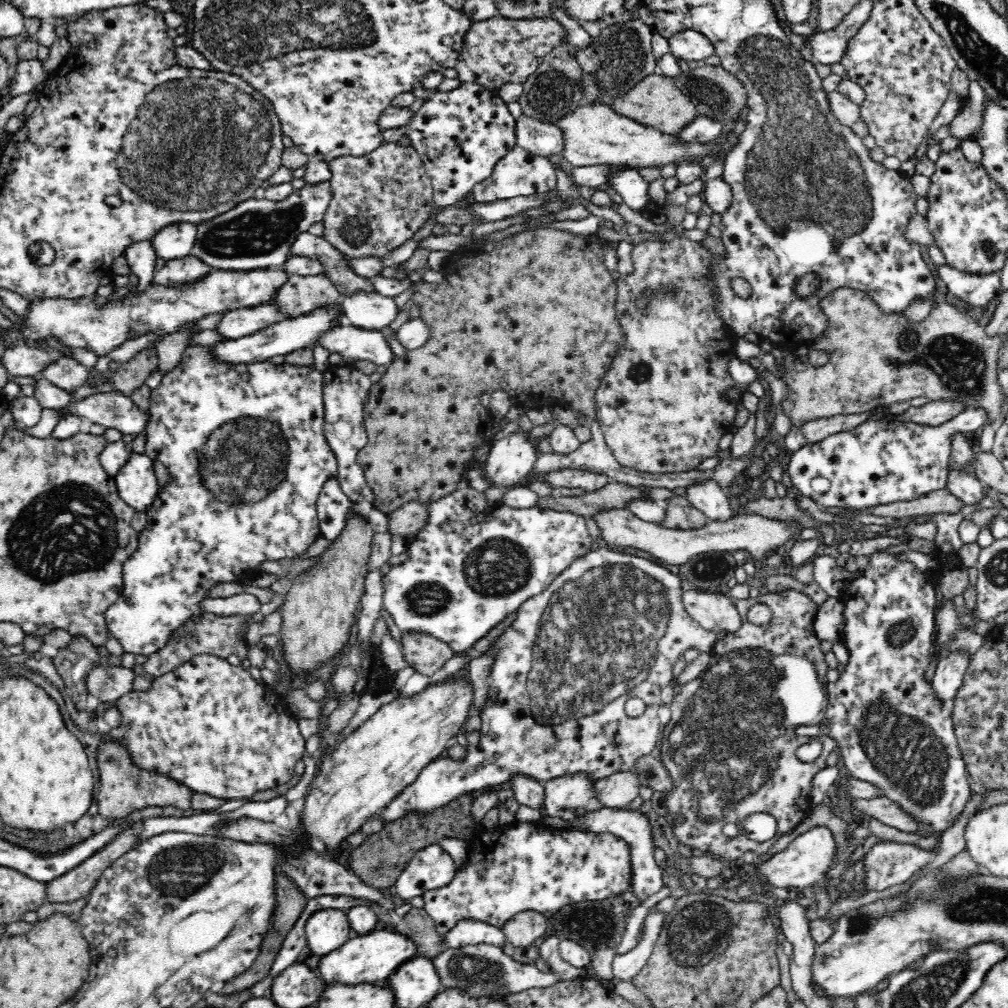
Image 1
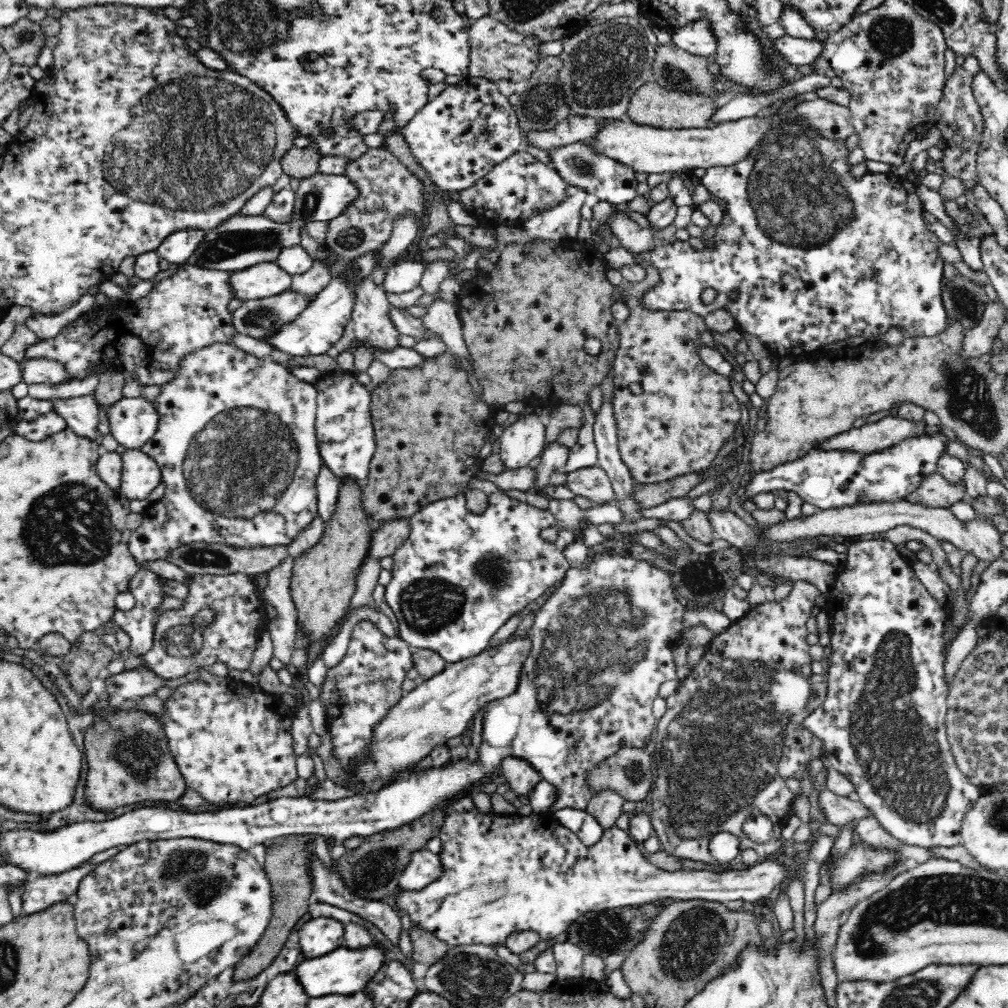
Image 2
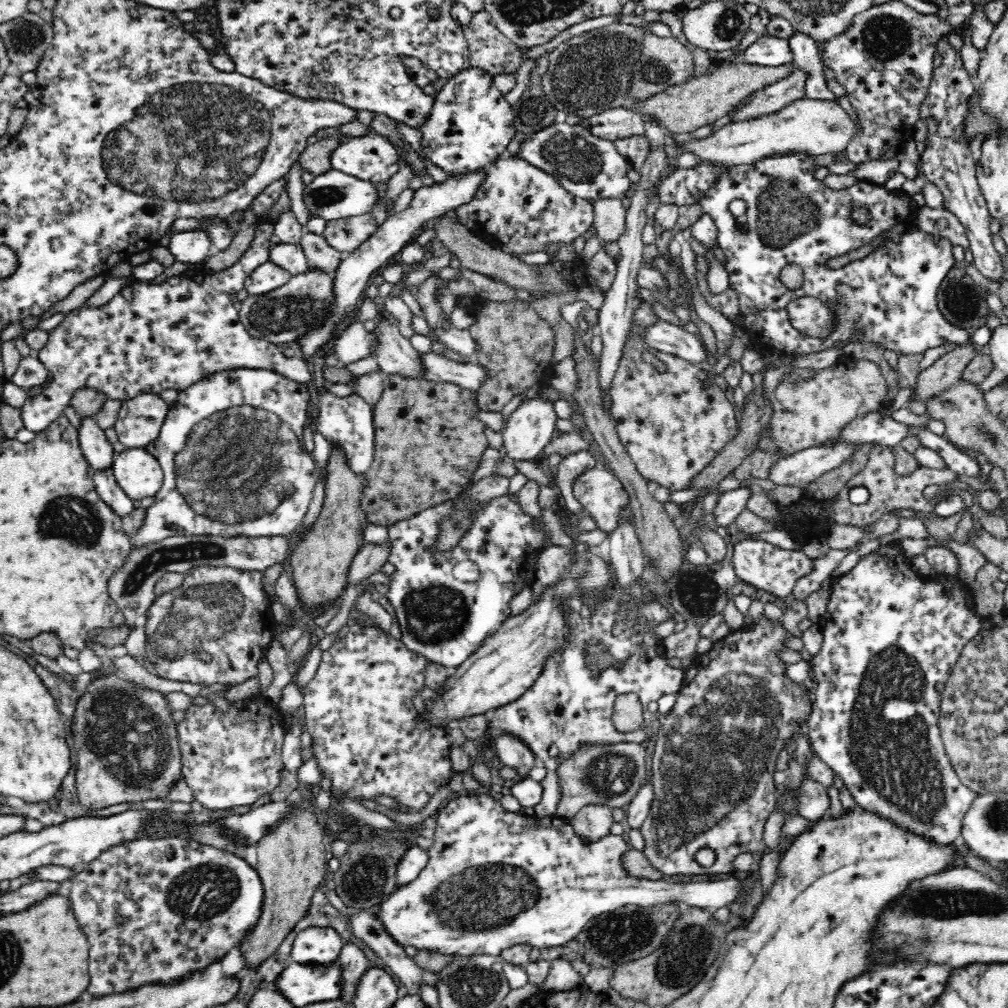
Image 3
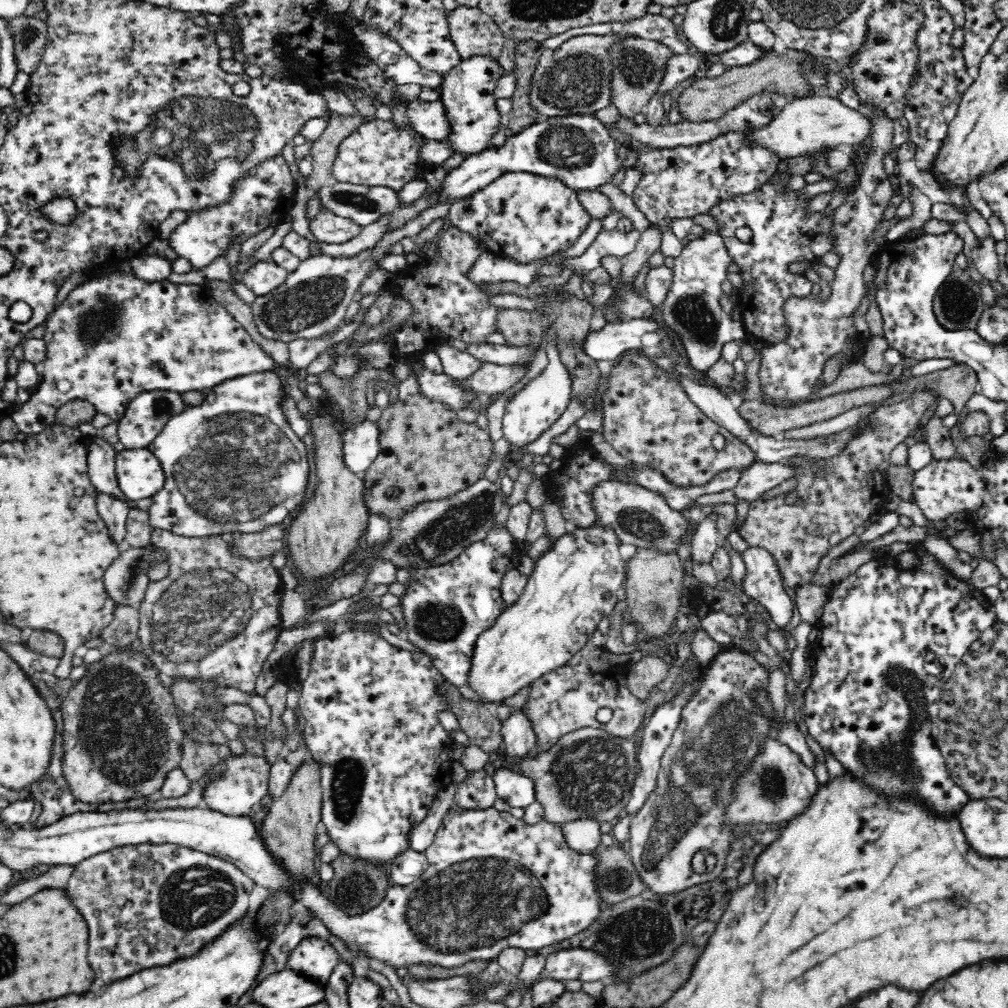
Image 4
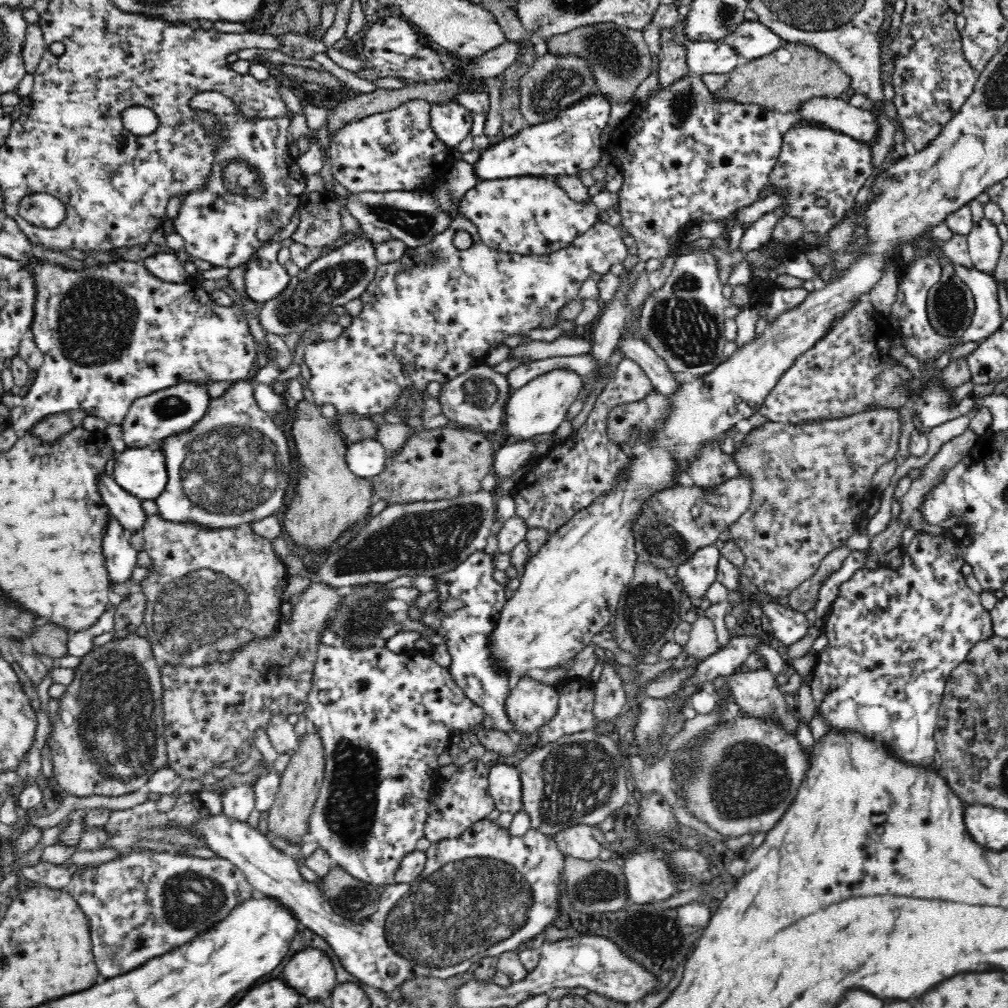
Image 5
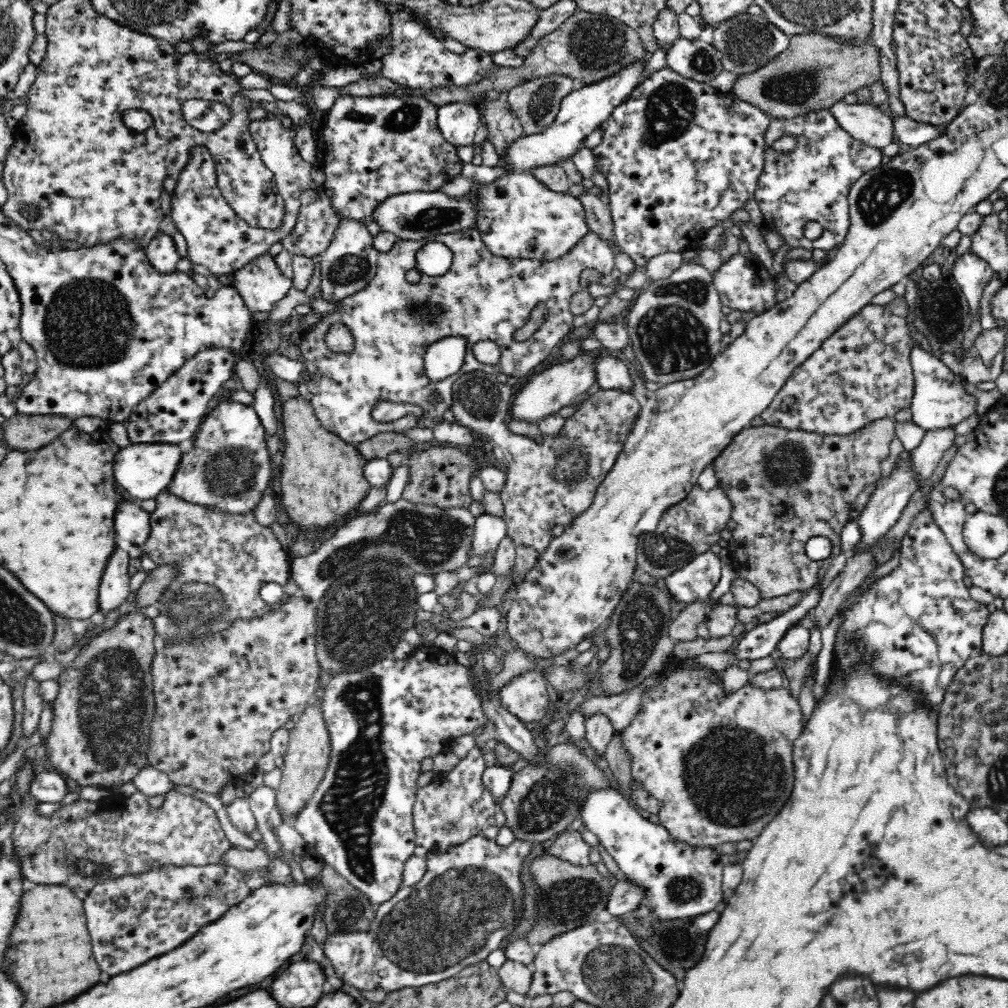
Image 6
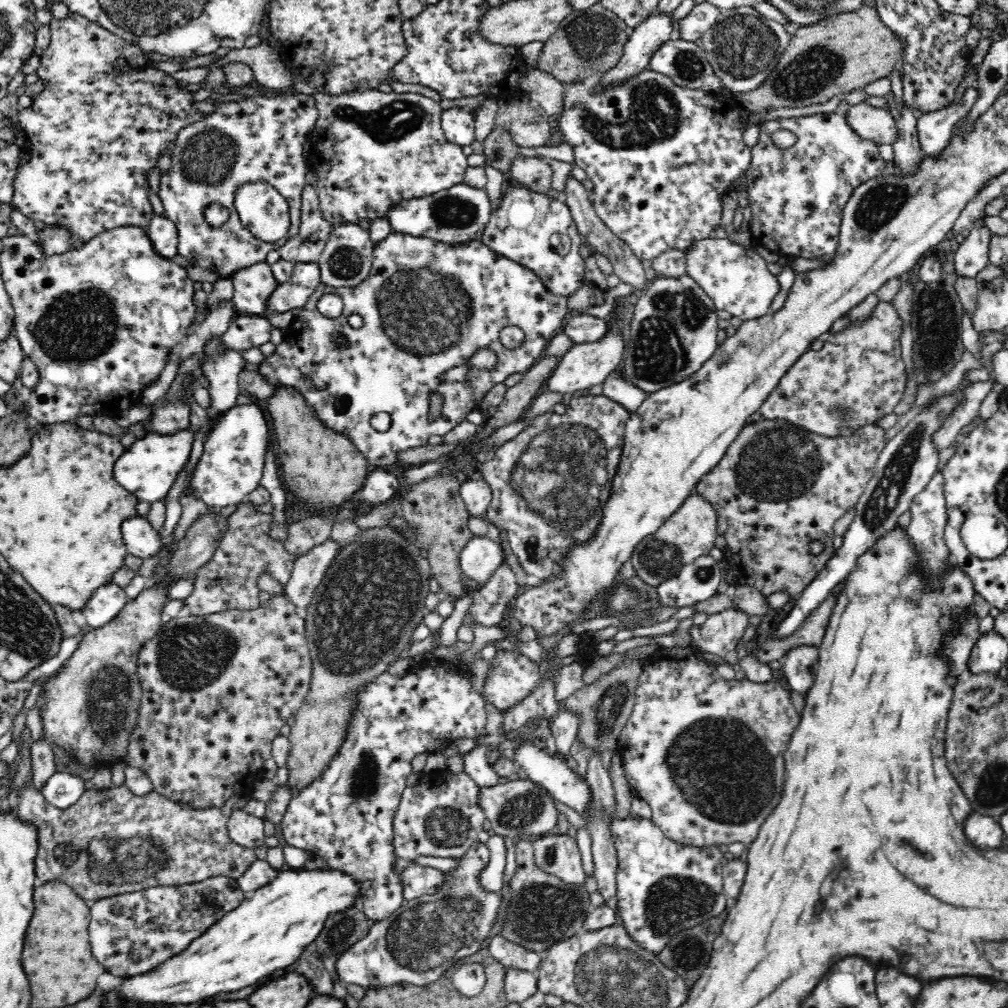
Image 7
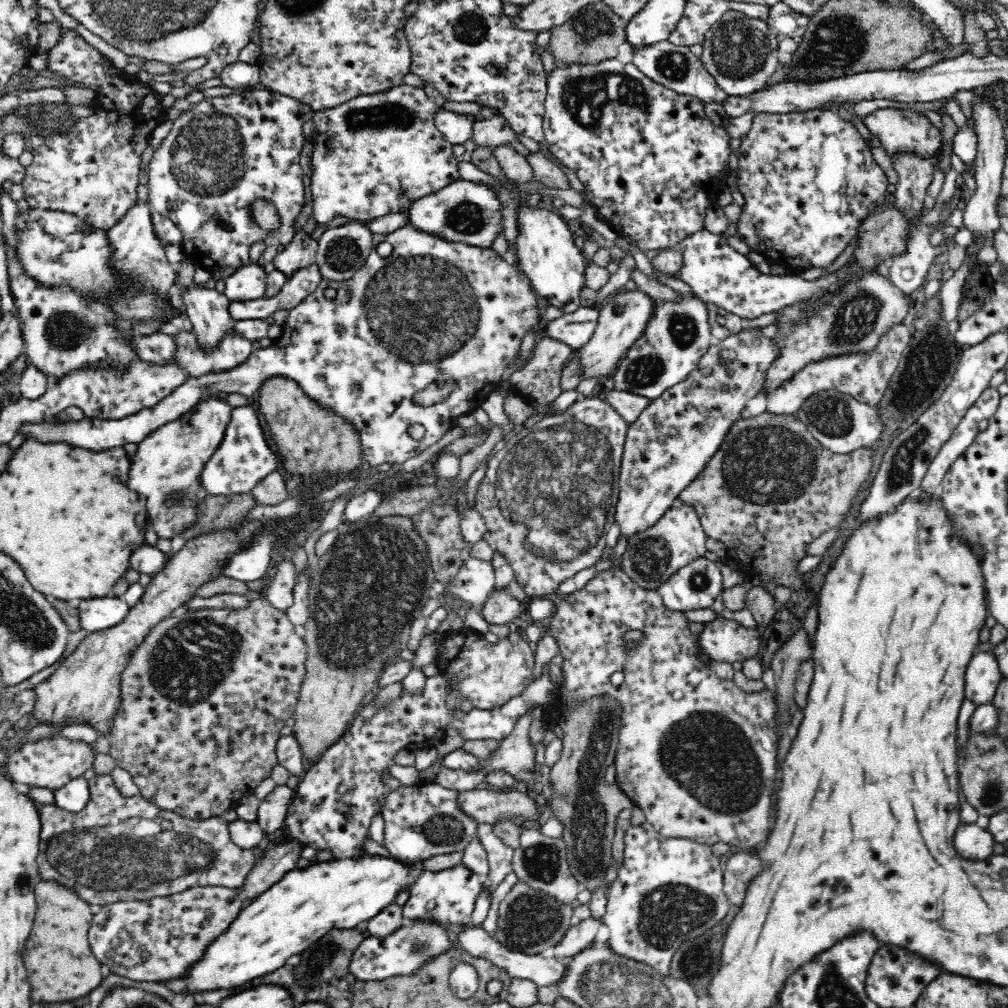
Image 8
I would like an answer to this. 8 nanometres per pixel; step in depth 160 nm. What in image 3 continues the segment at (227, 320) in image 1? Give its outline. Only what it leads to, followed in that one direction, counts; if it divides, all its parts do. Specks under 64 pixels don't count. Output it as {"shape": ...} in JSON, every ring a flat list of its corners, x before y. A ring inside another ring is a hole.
{"shape":[[308,266,306,270,291,275,288,282,267,293,248,295,241,301,239,319,246,330,256,338,275,345,297,342,308,331,321,327,334,308,333,287,335,273]]}

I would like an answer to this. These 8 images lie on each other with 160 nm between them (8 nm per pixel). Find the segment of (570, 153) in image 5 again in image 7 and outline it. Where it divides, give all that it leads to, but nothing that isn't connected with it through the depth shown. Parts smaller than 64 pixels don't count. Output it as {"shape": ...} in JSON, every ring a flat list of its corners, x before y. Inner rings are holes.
{"shape":[[652,10,638,26,633,28,632,36,626,41,620,60,600,77,602,85,625,82,646,70,652,54,670,40,676,19,673,12,666,14]]}

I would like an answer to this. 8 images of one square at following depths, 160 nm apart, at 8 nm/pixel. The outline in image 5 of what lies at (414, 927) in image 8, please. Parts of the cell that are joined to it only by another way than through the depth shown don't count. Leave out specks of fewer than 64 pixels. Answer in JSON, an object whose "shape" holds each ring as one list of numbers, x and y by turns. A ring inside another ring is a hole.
{"shape":[[226,814,212,815,188,828,192,828,220,858,230,860,237,866,250,880,251,886,262,892,262,896,277,898,293,912,300,924,322,937,344,969,352,977,358,978,360,984,385,992,420,975,445,979,466,972,480,959,497,957,518,948,522,942,540,934,558,916,556,894,565,856,560,853,552,835,544,835,536,830,514,836,507,830,501,830,495,822,480,819,463,831,460,838,432,843,425,852,427,861,418,879,382,888,376,912,352,921,334,913,318,882,308,882,300,877,296,867,299,860,272,848,270,840,266,840,266,836,262,836,258,829,250,828,246,822,232,819]]}

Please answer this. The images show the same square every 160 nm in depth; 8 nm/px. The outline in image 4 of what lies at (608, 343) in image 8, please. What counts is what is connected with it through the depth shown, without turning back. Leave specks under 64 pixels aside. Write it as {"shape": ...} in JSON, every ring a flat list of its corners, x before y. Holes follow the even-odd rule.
{"shape":[[556,340,547,344,549,362,544,370,510,396,505,403,502,420,503,437,515,448,522,448,524,445,538,440,551,428,551,424,560,418,572,399,572,379,568,369,559,358,559,352,553,350,556,344]]}

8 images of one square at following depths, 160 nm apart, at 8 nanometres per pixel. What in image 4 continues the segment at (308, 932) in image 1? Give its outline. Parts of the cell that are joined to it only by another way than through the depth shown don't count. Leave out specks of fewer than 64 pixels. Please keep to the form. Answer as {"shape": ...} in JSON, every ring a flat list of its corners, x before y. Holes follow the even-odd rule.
{"shape":[[316,937,302,939,287,958,287,968,299,975,325,983,334,972,340,957,330,943]]}

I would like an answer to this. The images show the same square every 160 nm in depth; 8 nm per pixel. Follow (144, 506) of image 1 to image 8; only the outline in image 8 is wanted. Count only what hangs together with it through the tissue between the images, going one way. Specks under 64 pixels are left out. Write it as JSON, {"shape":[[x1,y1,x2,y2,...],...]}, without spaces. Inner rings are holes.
{"shape":[[193,280,182,288,181,296,200,346,204,350,216,346,234,323,228,316,228,298,216,288,198,285],[202,400,196,408,163,424,138,443,127,483,134,492,145,497,150,527,158,538,171,542,173,538,185,536,199,519,199,502,206,495,201,474,224,438,232,409,227,401]]}

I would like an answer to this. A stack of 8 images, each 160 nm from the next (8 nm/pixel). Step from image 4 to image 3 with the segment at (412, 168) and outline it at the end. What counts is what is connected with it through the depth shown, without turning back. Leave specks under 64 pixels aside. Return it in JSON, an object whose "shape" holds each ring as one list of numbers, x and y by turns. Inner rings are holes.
{"shape":[[369,131,360,137,349,137,332,152,334,170,360,180,388,180,398,172,398,149,384,134]]}

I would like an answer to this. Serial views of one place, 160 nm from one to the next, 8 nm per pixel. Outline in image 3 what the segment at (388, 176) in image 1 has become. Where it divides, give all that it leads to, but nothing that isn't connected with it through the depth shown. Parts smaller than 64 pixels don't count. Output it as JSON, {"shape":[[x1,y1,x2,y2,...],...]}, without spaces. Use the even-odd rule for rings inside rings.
{"shape":[[377,180,372,182,374,188,377,189,378,200,373,204,372,211,369,214,327,222,322,236,330,246,344,255,351,253,362,242,367,241,379,229,380,225,384,225,384,222,389,218,387,208,385,208,387,206,386,199,384,199,386,188,388,188,387,181]]}

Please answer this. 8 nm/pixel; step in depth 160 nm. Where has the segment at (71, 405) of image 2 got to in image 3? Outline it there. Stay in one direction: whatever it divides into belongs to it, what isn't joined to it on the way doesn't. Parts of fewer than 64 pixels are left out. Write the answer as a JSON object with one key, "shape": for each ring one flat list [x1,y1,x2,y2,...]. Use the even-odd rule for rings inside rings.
{"shape":[[84,417,78,429,79,445,93,471,112,468,114,448,92,417]]}

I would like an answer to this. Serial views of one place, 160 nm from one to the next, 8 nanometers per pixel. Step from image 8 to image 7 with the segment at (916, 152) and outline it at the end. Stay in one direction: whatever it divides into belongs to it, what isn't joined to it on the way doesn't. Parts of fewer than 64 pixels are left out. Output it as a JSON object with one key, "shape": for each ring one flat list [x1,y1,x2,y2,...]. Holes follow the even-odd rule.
{"shape":[[860,103,851,106,848,110,847,122,850,124,856,134,864,139,872,140,876,145,892,145,898,140,898,129,896,119,890,111,882,110,882,108,874,108,870,104]]}

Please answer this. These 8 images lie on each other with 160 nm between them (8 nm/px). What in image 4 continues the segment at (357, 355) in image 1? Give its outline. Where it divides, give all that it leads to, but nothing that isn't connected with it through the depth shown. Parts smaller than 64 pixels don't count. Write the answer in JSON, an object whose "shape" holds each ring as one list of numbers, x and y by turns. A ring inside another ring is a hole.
{"shape":[[484,363,483,366,474,372,469,378,469,384,474,390,483,394,497,395,506,392,515,384,518,384,528,374,529,366,499,365]]}

